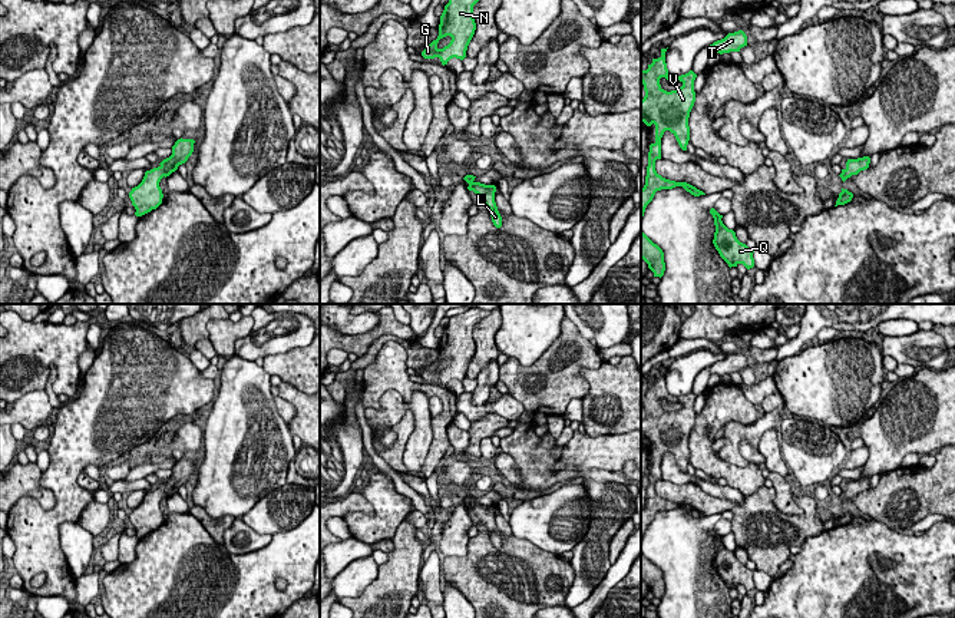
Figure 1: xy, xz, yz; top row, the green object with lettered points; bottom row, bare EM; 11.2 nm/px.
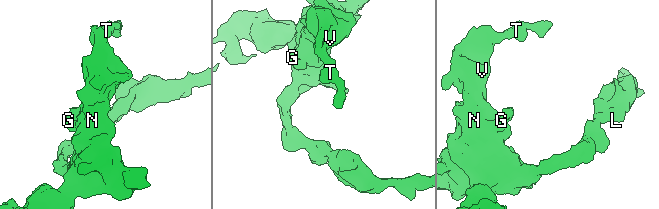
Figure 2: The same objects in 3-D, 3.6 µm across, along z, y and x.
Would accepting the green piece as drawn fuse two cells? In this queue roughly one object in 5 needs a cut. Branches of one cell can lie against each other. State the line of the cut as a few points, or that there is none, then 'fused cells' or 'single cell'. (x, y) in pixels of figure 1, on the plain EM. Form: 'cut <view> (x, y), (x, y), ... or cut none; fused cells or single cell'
cut none; single cell

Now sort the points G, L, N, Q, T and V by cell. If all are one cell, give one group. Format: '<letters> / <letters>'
G L N Q T V

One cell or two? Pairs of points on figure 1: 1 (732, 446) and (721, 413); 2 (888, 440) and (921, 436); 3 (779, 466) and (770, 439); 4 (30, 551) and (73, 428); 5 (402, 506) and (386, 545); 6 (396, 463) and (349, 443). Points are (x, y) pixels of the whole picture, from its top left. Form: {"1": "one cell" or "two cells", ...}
{"1": "two cells", "2": "one cell", "3": "one cell", "4": "one cell", "5": "two cells", "6": "two cells"}

